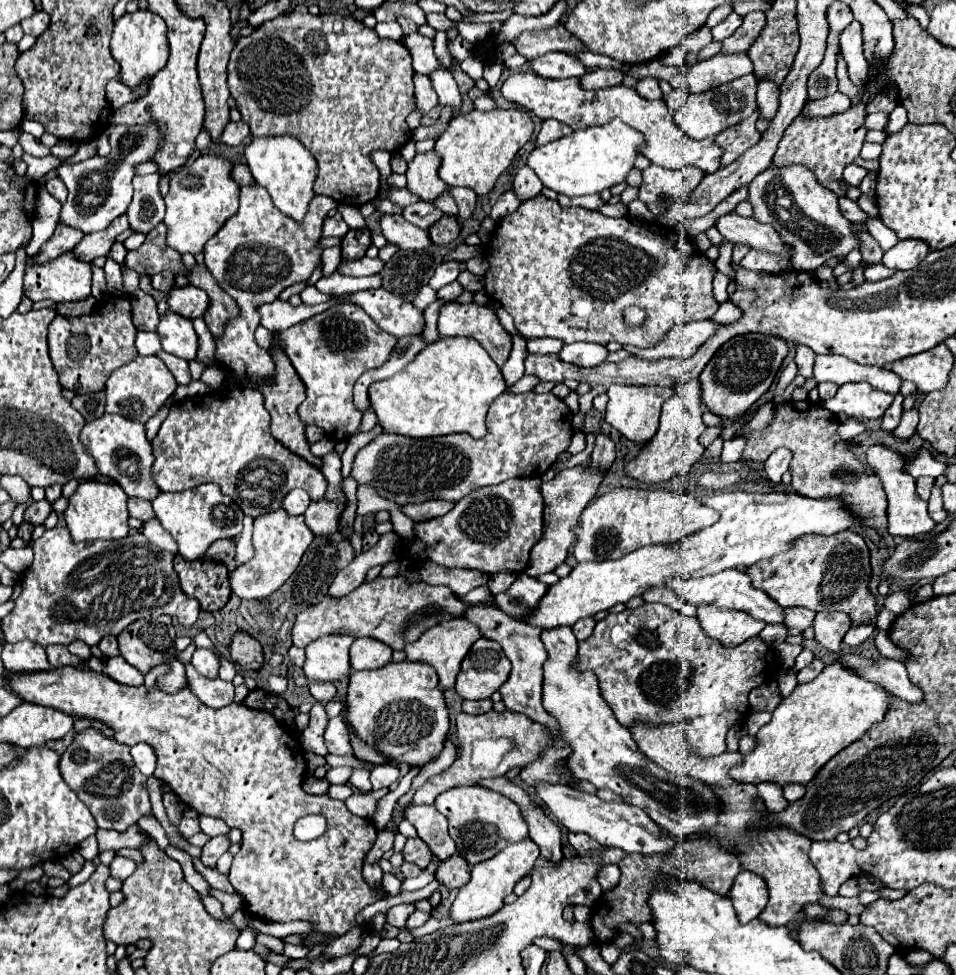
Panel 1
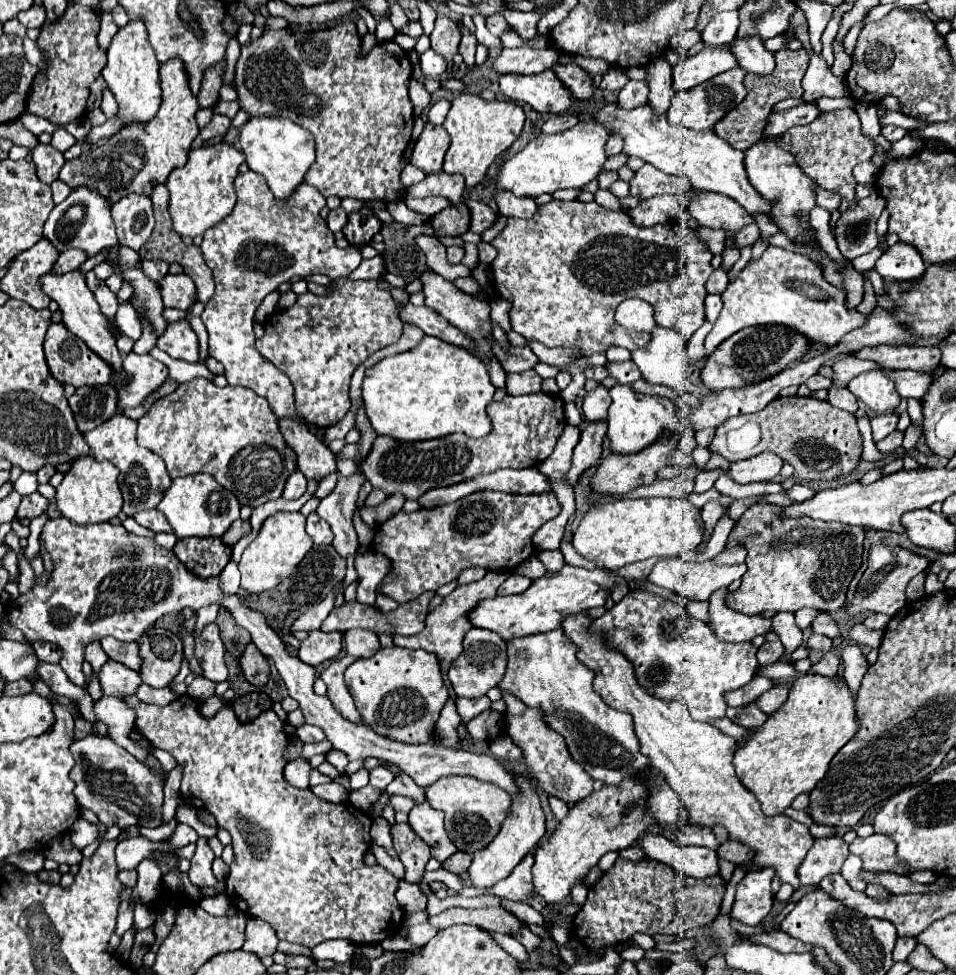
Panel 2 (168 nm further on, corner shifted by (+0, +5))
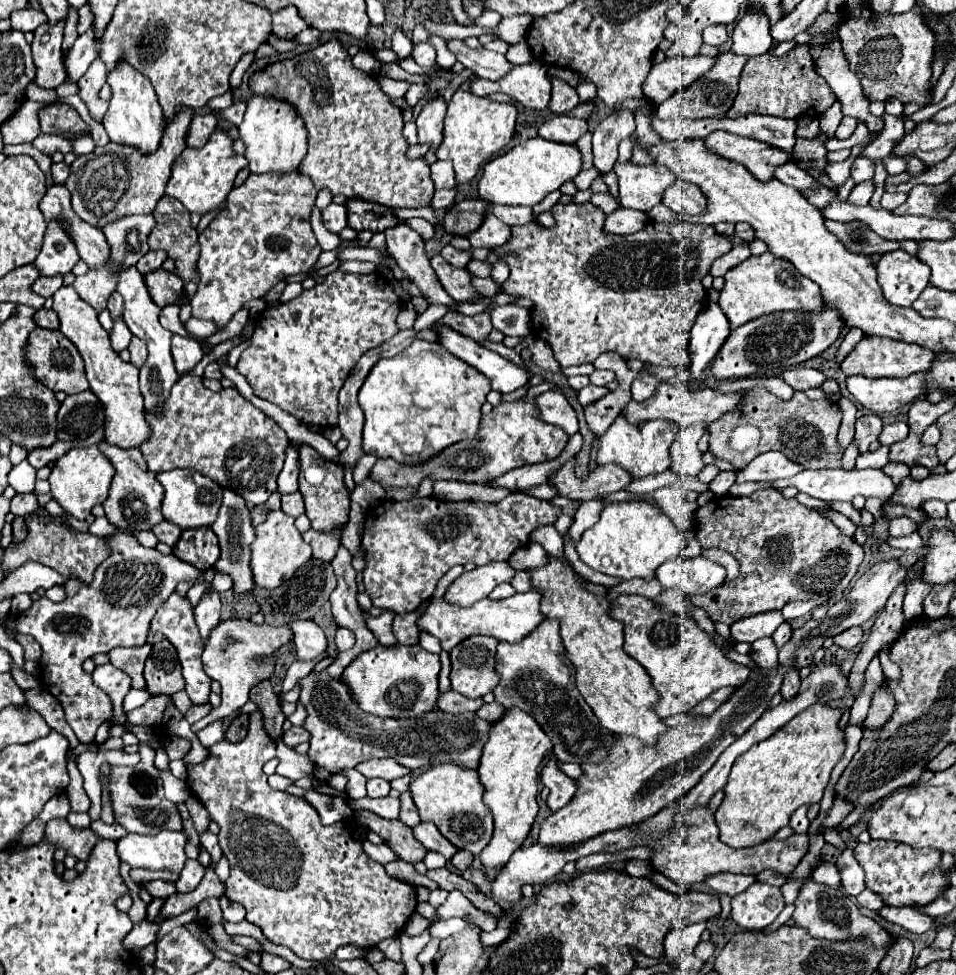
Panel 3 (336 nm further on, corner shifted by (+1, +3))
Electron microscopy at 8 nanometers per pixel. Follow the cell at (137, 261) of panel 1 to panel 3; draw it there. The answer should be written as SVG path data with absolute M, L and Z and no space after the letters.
M163 195L157 207L153 209L153 217L157 221L155 229L149 235L149 247L155 251L165 251L177 265L177 275L189 283L197 277L197 259L199 259L199 243L197 243L197 231L189 223L189 213L183 209L179 201L175 201L169 195Z

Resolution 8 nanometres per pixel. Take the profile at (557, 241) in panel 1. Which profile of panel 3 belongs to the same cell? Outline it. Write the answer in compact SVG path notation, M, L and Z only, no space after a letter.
M555 203L551 213L555 217L555 227L543 227L531 221L511 229L511 241L491 251L511 269L509 279L503 283L503 291L533 301L529 309L533 331L535 335L543 333L543 341L551 345L555 359L563 367L571 367L591 363L605 351L615 351L623 359L689 369L689 331L707 297L701 279L709 273L711 263L731 249L727 237L717 235L711 225L665 225L657 221L625 237L603 233L605 213L593 203Z

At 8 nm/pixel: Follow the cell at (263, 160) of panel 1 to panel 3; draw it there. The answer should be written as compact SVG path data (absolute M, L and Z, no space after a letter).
M251 97L243 123L239 125L239 137L245 143L245 159L249 161L251 173L291 173L297 171L303 157L307 155L307 129L297 111L285 103L269 97Z

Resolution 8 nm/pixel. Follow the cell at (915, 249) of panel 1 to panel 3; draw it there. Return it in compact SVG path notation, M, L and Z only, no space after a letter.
M901 249L881 255L875 269L885 299L899 307L911 307L929 283L927 265Z

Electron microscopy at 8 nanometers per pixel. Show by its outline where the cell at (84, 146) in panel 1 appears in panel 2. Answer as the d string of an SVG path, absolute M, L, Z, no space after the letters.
M130 21L126 27L122 27L108 49L108 63L102 69L102 79L106 81L108 89L114 93L114 99L118 103L118 113L114 119L108 119L104 125L92 127L88 135L88 143L94 145L102 137L112 137L120 129L124 129L130 123L148 123L160 109L160 81L158 81L158 63L156 55L152 51L152 45L148 43L144 23Z

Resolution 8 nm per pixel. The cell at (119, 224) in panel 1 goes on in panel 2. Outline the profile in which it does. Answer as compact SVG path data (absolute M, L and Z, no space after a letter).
M76 249L64 251L64 253L60 253L60 257L58 257L58 261L54 263L52 271L58 273L58 275L68 273L68 271L76 271L84 261L86 261L86 259L84 259L84 251L76 251Z

